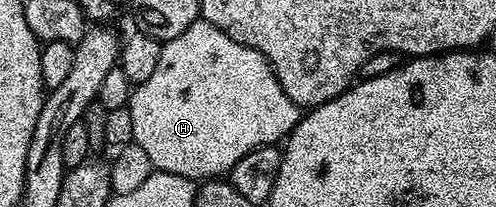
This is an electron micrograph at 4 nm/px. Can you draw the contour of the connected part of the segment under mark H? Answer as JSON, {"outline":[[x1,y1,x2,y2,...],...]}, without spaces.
{"outline":[[202,18,194,20,189,26,189,30,184,30,182,34,177,34,177,38,163,44,161,58,157,61,157,66,154,68,152,76,149,77,149,82,132,87,129,107,133,114,133,141,149,154,153,168,161,172,177,174,192,182,206,182,226,177,230,173,231,167,237,162,241,162,241,158,245,158,245,154,249,154,253,149,275,146,286,141,301,119,300,105,294,104,285,94,285,90,281,90,281,82,276,78,271,63,257,49,229,38,229,34,217,30,217,26,213,26,208,20]]}

